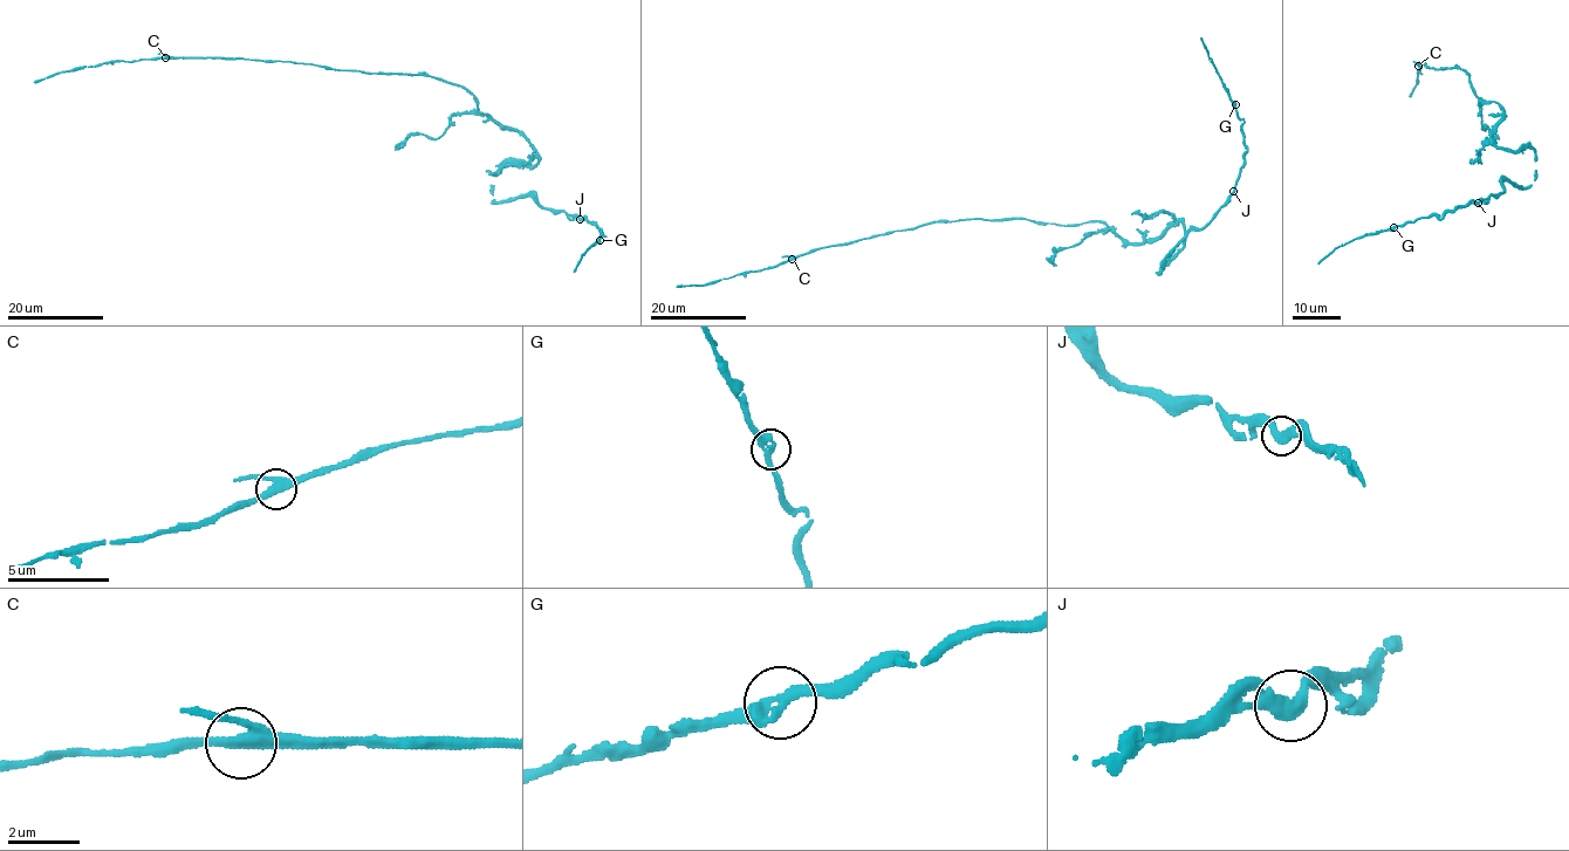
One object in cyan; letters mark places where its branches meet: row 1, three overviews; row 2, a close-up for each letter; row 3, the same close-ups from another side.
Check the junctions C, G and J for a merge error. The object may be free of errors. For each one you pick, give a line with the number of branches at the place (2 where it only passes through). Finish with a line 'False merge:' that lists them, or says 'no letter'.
False merge: no letter

